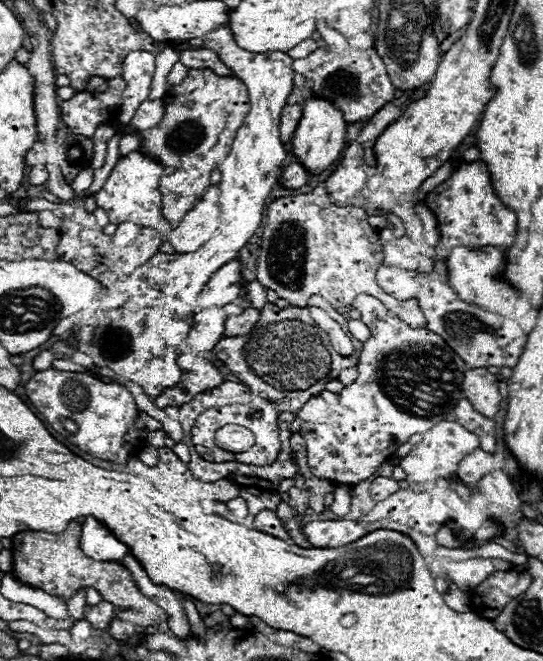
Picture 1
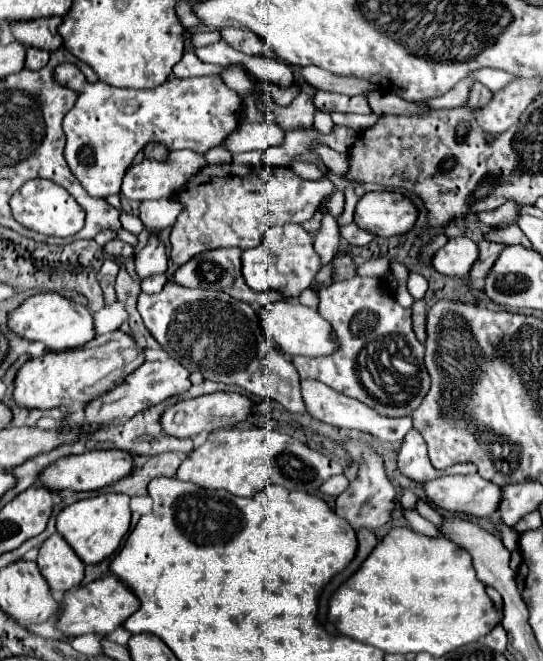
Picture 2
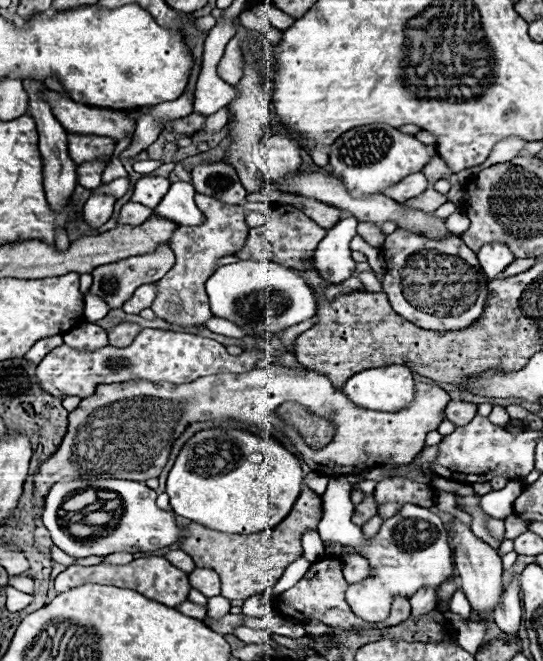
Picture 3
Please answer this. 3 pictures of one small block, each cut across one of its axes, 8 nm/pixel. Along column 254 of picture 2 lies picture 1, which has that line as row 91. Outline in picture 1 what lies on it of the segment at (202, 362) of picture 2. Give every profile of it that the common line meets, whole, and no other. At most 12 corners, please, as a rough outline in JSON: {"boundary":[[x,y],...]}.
{"boundary":[[376,50],[306,72],[312,94],[364,122],[394,98]]}

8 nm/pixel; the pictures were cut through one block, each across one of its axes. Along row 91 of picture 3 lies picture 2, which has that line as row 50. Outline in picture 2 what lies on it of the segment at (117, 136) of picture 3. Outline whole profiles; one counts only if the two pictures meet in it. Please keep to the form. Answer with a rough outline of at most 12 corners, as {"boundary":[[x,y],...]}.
{"boundary":[[60,16],[10,22],[20,44],[52,52],[62,46]]}

